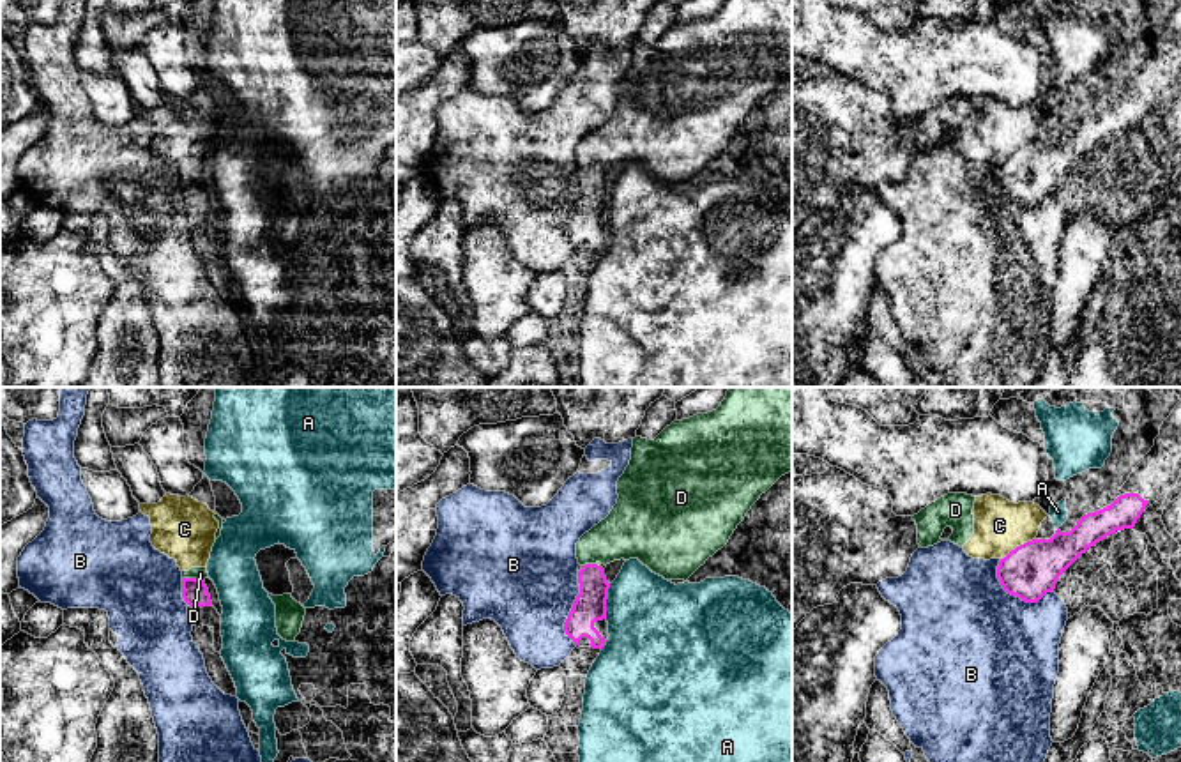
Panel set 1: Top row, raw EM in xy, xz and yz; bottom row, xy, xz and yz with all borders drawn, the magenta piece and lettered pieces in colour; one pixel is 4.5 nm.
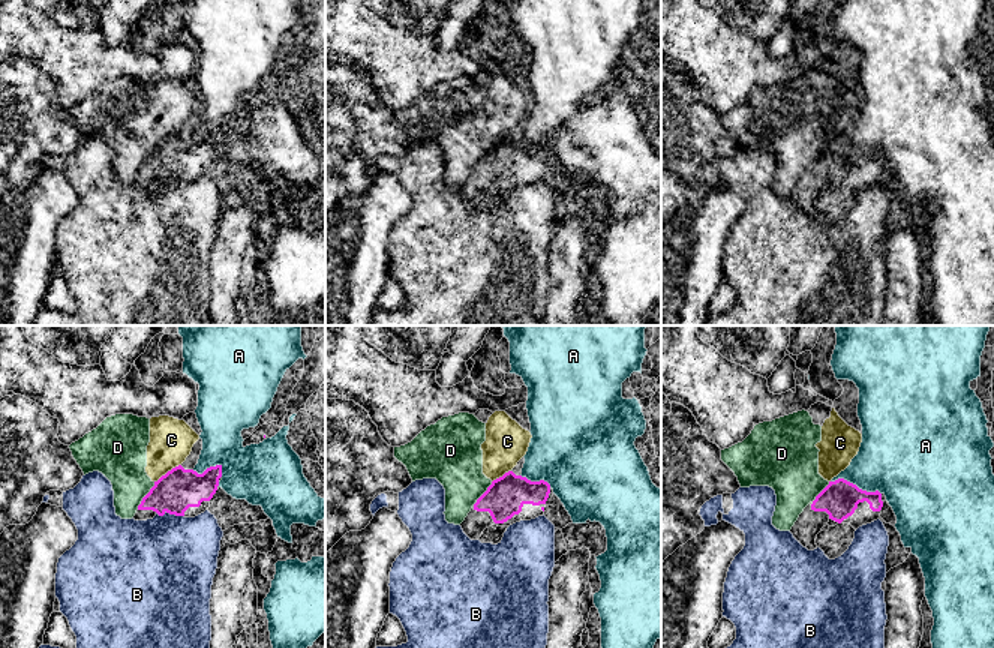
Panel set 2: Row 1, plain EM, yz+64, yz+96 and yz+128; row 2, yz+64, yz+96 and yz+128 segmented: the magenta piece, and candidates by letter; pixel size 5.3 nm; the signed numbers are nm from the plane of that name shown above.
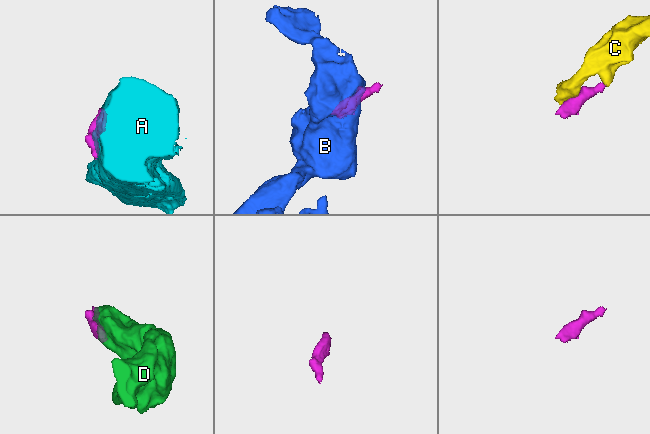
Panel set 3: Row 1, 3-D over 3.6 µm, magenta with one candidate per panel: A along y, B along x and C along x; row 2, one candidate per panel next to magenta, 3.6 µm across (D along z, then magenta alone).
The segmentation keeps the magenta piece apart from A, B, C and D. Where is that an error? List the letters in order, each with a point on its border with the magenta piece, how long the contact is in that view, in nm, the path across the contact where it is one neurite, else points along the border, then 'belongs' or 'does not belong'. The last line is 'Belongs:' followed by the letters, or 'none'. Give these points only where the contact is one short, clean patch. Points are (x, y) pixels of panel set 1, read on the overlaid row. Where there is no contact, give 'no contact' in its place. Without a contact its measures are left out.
A: meets magenta in xz at (605, 601); contact 160 nm long; border along xz (610, 584), (605, 617); does not belong
B: meets magenta in yz at (1015, 594); contact 300 nm long; does not belong
C: meets magenta in yz at (1017, 547); contact 190 nm long; border along yz (1035, 538), (1017, 545), (1001, 559); does not belong
D: meets magenta in xy at (193, 579); contact 110 nm long; border along xy (182, 577), (204, 580); does not belong
Belongs: none

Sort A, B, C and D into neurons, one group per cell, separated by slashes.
A / B / C D

